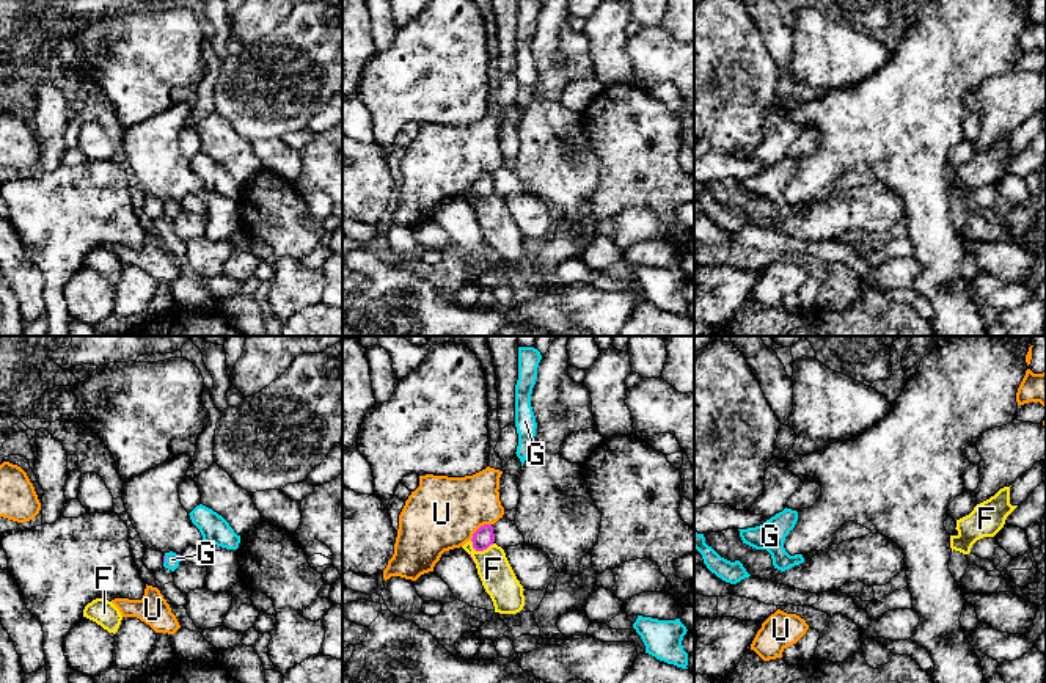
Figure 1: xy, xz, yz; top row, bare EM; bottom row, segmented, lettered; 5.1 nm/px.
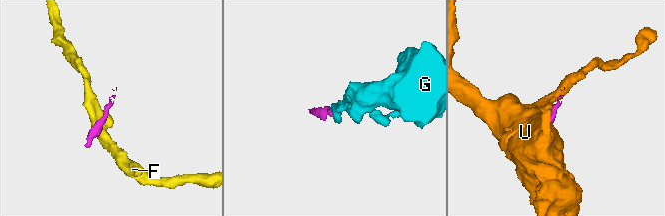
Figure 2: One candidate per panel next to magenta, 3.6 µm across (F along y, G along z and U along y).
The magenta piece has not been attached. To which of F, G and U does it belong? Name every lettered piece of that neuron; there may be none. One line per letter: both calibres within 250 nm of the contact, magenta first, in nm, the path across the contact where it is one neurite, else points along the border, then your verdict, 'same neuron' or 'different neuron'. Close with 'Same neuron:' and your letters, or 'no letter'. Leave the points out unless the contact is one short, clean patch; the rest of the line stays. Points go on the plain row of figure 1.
F: calibres 100 and 170 nm; border xz (470, 189), (476, 198), (486, 198), (493, 192); different neuron
G: calibres 20 and 80 nm; way xy (164, 204), (164, 208), (171, 208); same neuron
U: calibres 100 and 380 nm; different neuron
Same neuron: G

